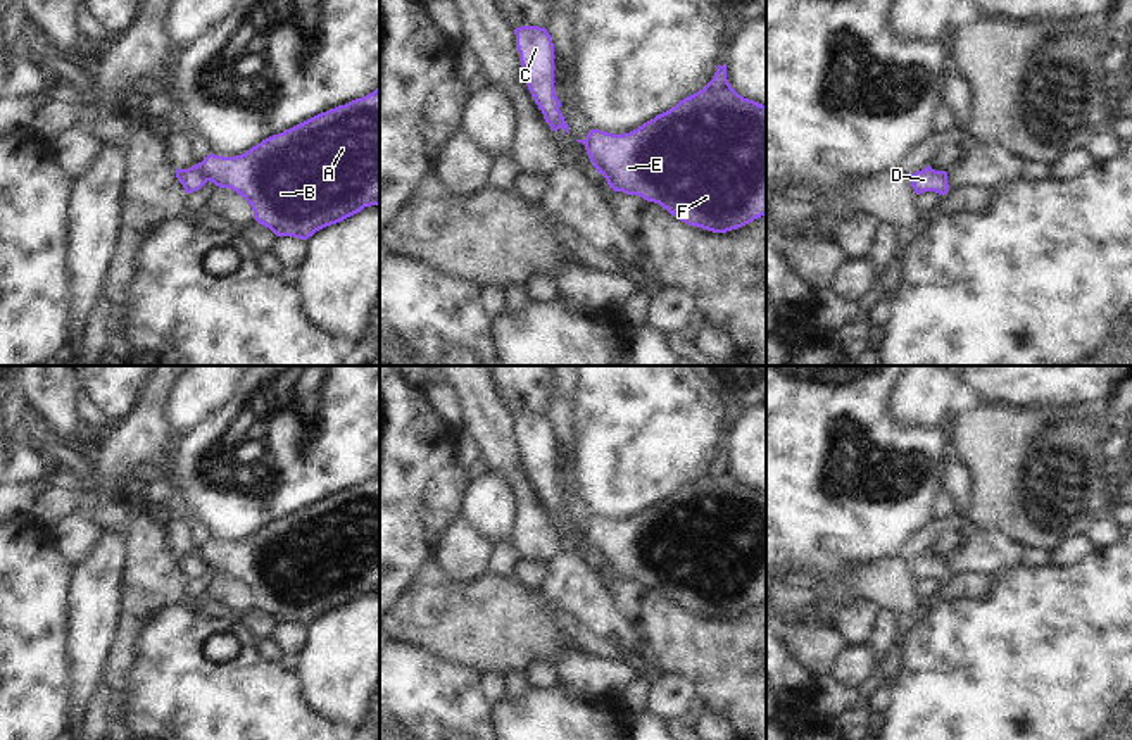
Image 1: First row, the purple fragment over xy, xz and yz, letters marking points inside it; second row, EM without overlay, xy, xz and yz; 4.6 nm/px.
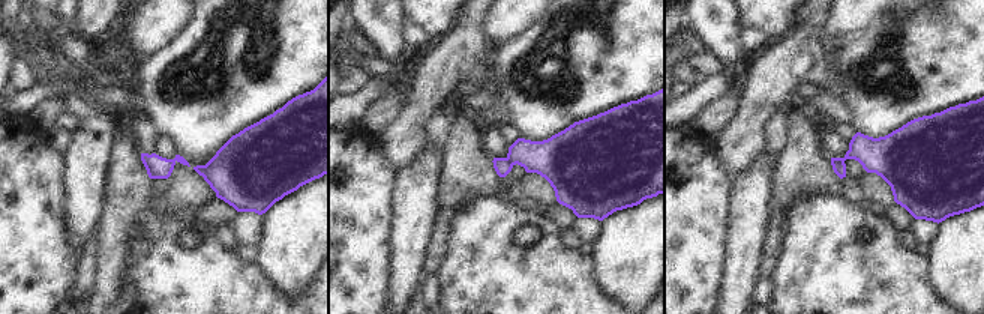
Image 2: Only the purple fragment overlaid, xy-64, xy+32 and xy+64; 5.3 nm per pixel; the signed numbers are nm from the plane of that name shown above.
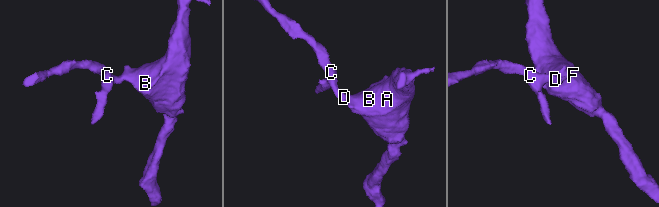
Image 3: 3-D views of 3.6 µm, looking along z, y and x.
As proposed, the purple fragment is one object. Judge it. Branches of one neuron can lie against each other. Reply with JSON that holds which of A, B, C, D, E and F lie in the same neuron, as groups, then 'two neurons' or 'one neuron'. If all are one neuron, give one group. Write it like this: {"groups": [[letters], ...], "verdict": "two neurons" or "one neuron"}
{"groups": [["A", "B", "E", "F"], ["C", "D"]], "verdict": "two neurons"}

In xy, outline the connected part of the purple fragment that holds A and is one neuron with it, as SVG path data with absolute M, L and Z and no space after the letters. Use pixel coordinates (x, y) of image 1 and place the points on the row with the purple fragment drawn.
M380 86L269 136L242 155L209 154L197 167L207 181L242 195L254 219L276 236L307 240L364 207L380 205Z

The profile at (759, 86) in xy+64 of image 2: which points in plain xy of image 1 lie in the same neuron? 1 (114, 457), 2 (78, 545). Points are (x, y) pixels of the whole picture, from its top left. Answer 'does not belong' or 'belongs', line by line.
1: belongs
2: belongs

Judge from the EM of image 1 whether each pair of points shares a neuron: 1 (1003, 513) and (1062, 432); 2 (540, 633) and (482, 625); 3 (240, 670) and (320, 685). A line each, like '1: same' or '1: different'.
1: same
2: same
3: different

